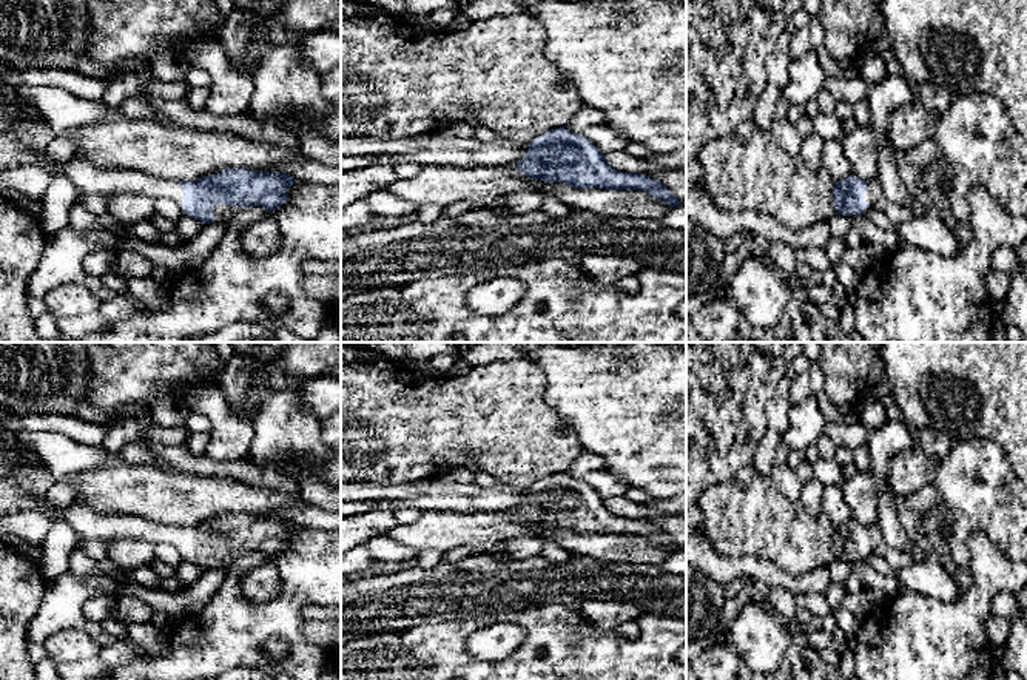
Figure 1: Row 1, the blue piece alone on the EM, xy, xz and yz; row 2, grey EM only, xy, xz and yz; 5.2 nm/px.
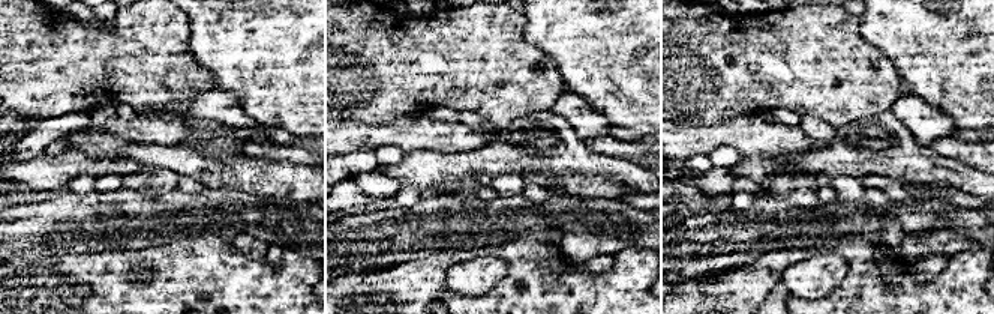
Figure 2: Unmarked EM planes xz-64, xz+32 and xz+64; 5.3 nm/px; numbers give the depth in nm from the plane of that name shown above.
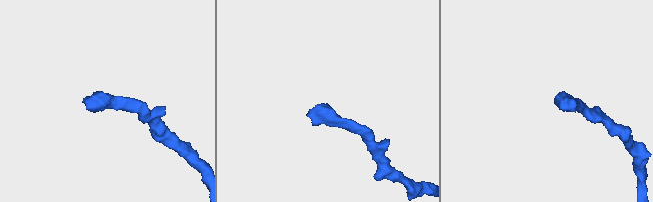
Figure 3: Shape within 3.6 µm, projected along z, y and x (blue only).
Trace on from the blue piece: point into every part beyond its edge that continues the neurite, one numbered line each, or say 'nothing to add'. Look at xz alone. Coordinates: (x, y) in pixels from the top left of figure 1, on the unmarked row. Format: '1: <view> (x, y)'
1: xz (443, 531)

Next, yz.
1: yz (873, 540)

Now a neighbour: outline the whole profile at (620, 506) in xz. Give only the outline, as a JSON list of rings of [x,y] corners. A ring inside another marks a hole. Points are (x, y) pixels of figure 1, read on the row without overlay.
[[[614,497],[604,501],[606,507],[621,518],[634,518],[648,521],[652,518],[657,518],[660,515],[665,515],[665,512],[649,507],[643,503],[635,503],[632,500],[628,500],[626,497]]]

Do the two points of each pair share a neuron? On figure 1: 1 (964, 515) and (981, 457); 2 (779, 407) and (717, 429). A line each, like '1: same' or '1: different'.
1: same
2: different

